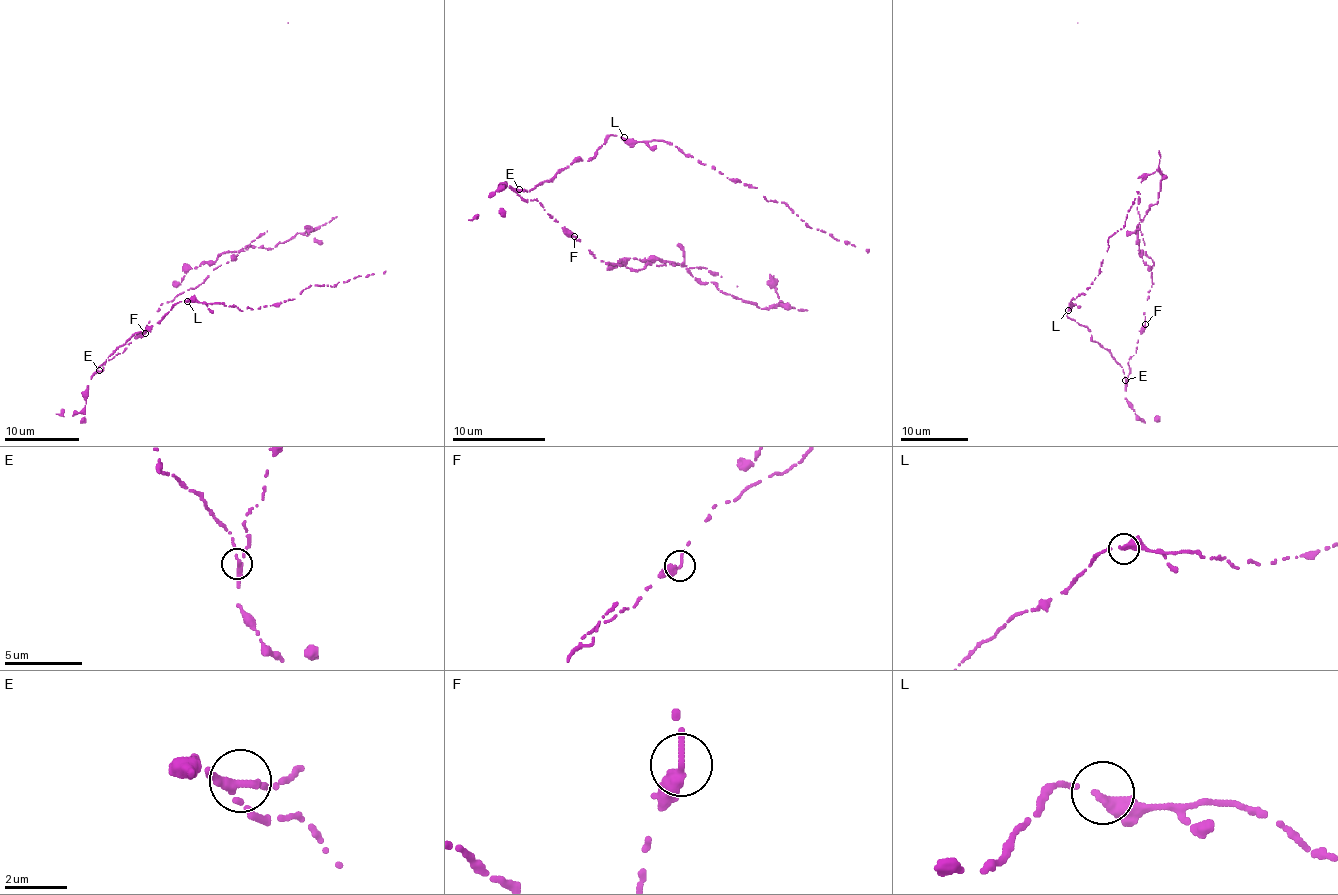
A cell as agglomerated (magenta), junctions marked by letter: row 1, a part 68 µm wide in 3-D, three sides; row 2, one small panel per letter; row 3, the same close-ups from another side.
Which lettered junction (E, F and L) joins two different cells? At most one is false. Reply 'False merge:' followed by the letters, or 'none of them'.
False merge: F

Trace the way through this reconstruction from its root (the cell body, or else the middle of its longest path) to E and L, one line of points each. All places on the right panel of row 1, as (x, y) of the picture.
E: (1144, 328), (1135, 352), (1129, 359), (1130, 374), (1125, 380)
L: (1144, 328), (1129, 359), (1126, 380), (1122, 366), (1092, 340), (1086, 326), (1068, 317), (1068, 310)

